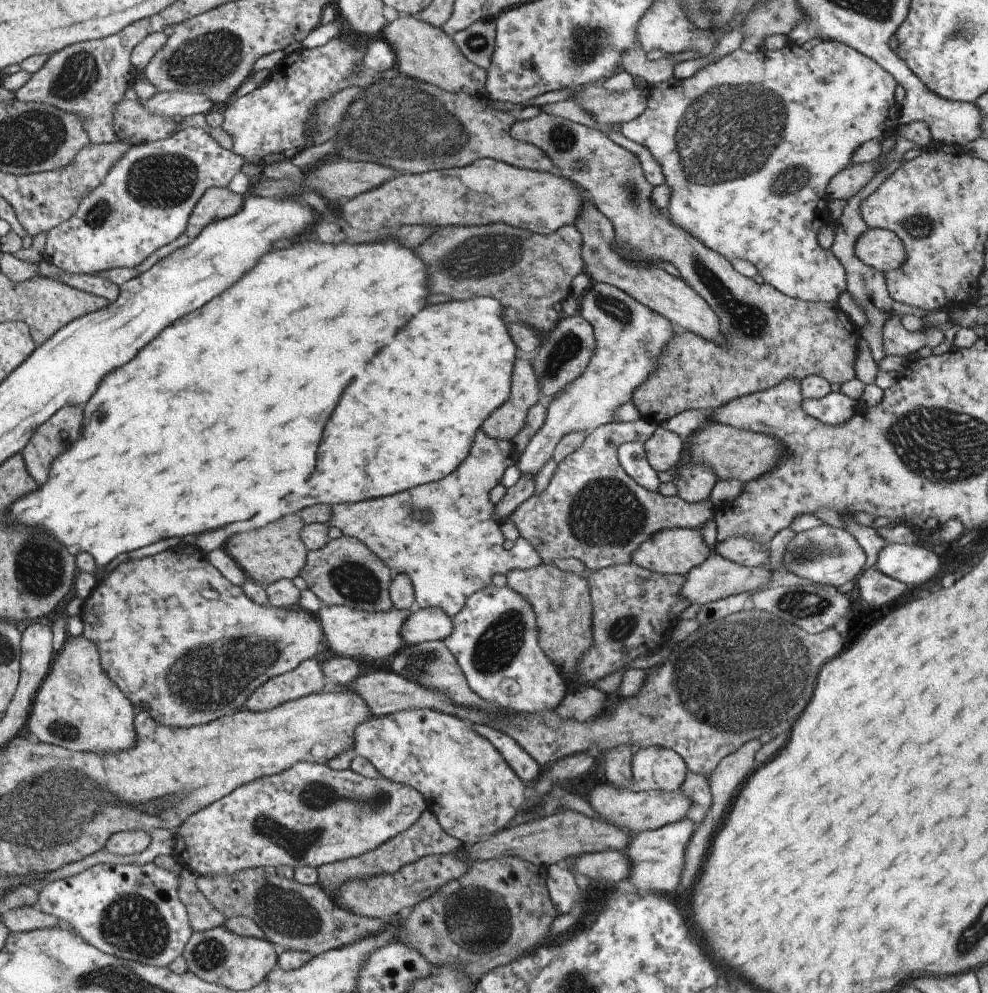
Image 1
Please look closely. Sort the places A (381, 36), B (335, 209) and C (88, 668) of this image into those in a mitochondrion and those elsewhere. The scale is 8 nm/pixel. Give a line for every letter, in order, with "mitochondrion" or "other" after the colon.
A: other
B: other
C: other

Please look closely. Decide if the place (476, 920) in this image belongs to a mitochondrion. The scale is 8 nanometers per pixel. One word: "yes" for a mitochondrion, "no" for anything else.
yes

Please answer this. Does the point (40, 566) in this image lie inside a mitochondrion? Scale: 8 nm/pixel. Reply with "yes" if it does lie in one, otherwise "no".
yes

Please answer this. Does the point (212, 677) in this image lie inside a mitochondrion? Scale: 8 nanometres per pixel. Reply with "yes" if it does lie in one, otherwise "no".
yes

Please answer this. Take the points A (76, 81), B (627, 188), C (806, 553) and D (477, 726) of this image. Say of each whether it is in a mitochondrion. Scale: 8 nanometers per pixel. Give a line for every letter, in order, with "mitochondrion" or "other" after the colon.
A: mitochondrion
B: mitochondrion
C: mitochondrion
D: other

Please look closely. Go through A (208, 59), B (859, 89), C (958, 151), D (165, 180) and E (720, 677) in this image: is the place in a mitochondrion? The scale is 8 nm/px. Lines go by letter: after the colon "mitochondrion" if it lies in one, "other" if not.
A: mitochondrion
B: other
C: other
D: mitochondrion
E: mitochondrion

